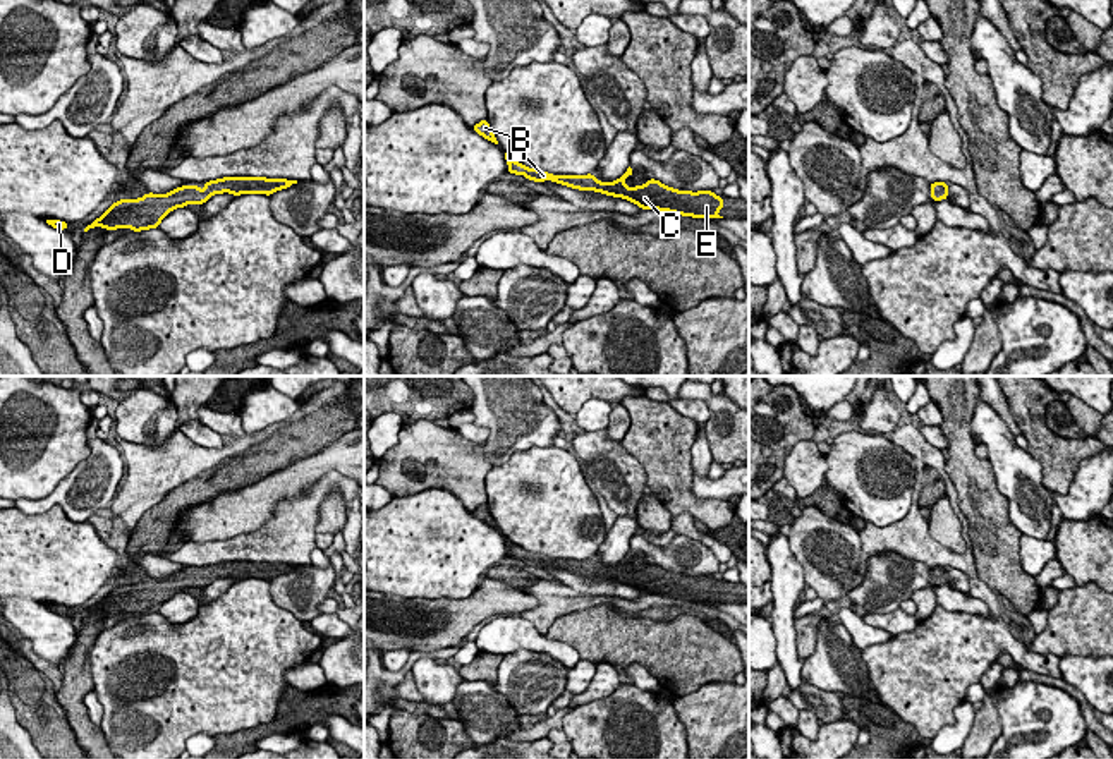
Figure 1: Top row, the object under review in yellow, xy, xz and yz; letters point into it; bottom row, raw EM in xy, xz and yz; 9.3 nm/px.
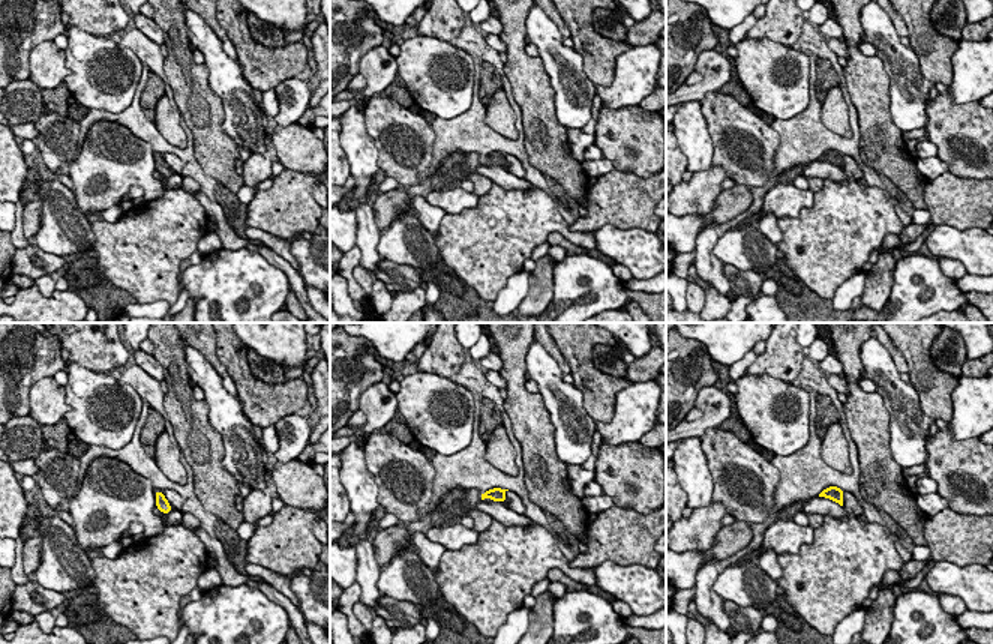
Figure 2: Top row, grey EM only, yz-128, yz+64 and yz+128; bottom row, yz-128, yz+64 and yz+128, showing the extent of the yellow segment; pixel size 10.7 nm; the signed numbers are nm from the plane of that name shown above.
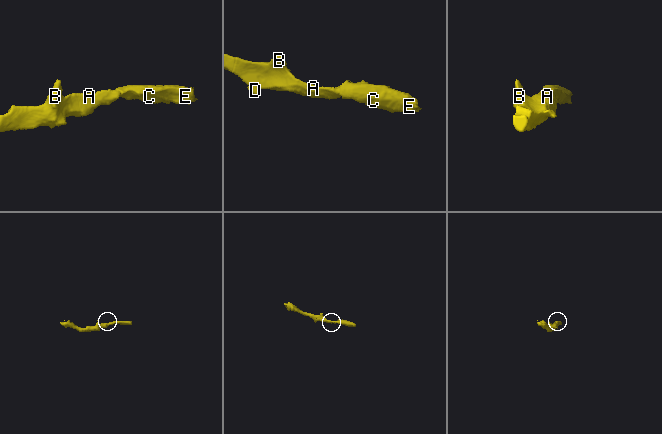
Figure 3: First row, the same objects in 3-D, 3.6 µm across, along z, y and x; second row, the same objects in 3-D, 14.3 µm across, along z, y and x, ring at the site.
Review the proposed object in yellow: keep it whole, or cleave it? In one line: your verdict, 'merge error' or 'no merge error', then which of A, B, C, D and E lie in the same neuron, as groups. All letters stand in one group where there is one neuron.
no merge error; groups A B C D E

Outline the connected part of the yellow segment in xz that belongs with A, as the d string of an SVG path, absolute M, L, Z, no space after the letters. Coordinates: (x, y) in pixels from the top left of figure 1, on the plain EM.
M505 537L507 556L524 560L529 565L543 568L551 565L577 575L594 575L613 582L627 584L637 589L641 594L668 596L692 603L723 603L718 598L723 594L723 582L713 575L678 575L661 568L656 563L649 563L644 570L629 572L625 563L632 560L629 551L625 558L613 567L601 567L594 558L586 560L553 560L539 553L529 553Z

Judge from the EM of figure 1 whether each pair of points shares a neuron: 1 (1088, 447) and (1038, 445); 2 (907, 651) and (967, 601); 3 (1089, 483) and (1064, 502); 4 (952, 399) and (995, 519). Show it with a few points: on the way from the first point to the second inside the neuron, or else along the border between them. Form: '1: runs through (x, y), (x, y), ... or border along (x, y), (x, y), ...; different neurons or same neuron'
1: runs through (1076, 449), (1050, 449); same neuron
2: border along (936, 603), (948, 610), (991, 615); different neurons
3: runs through (1082, 490), (1070, 502); same neuron
4: runs through (957, 428), (962, 466), (974, 479), (976, 490); same neuron

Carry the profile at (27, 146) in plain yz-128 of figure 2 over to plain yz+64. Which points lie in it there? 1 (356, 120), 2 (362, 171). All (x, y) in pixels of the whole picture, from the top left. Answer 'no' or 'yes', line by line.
1: yes
2: yes

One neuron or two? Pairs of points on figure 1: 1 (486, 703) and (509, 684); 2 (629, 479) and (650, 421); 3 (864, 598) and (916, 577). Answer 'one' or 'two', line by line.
1: two
2: two
3: one

